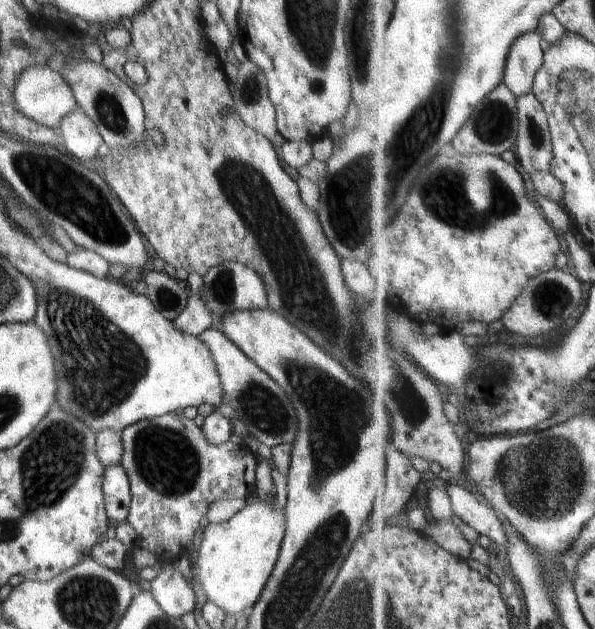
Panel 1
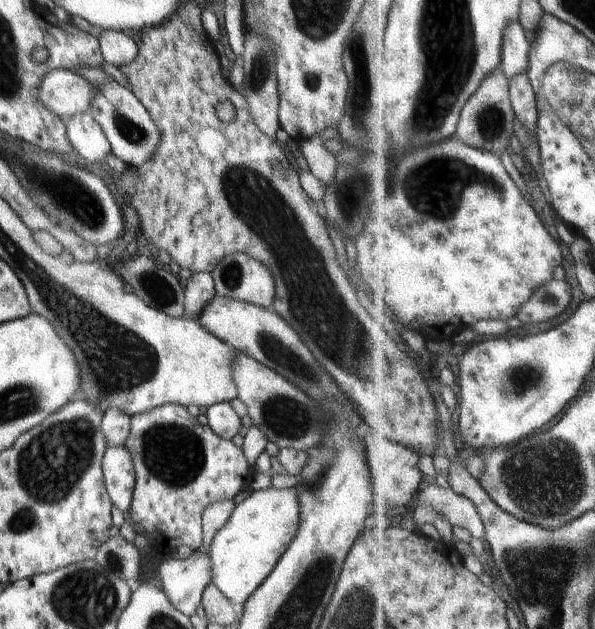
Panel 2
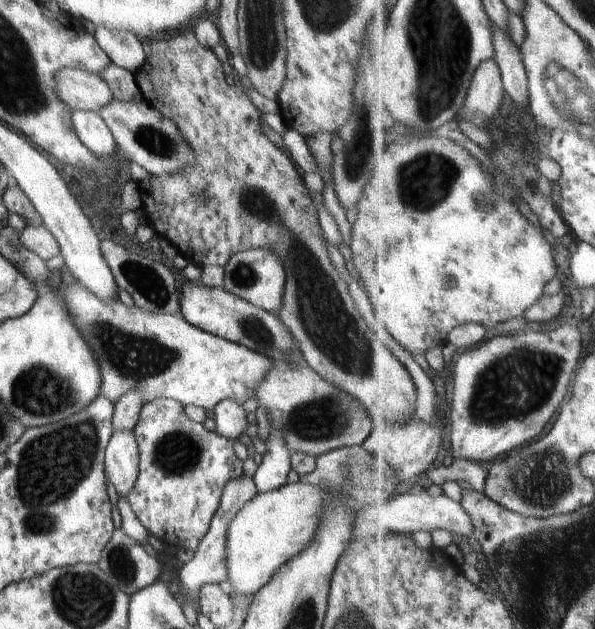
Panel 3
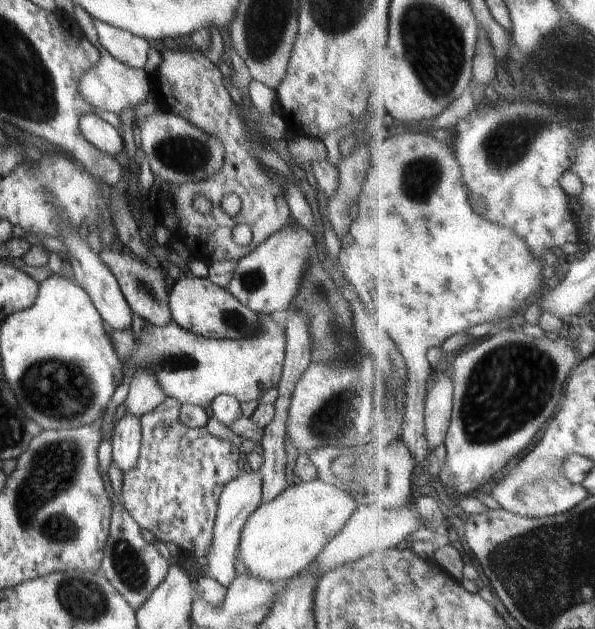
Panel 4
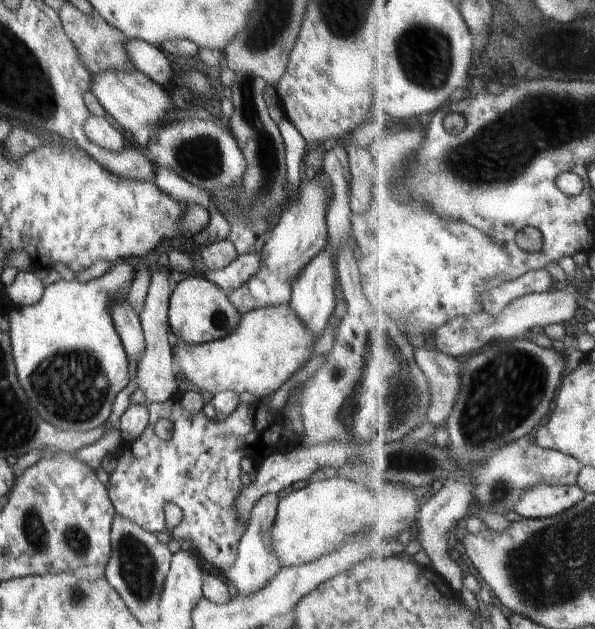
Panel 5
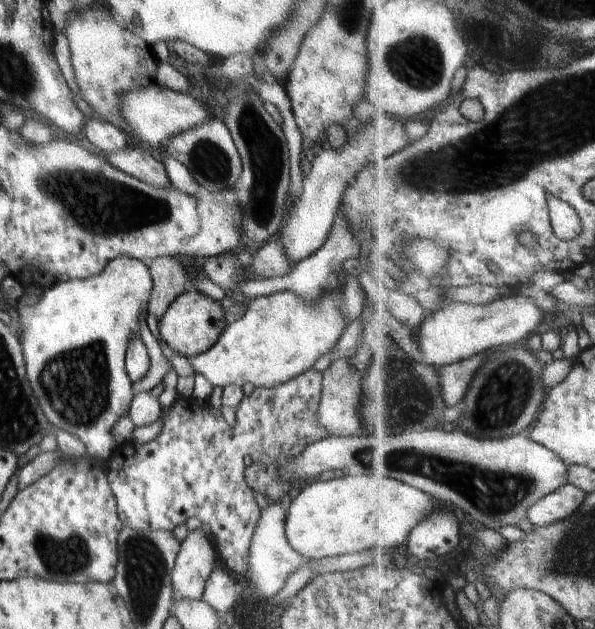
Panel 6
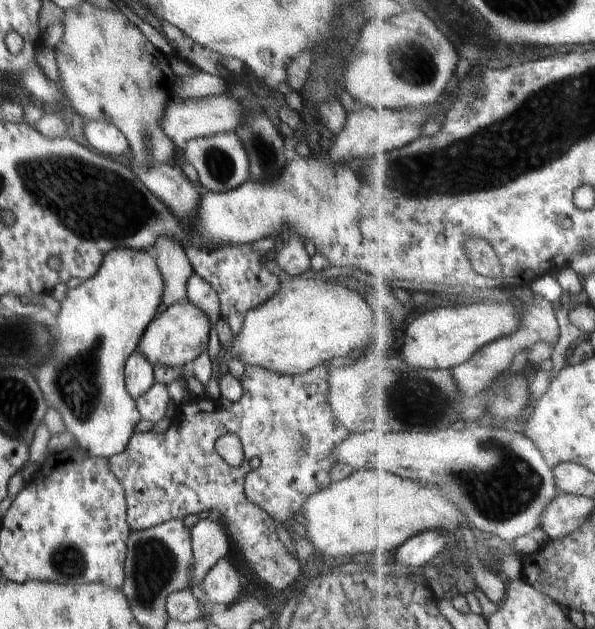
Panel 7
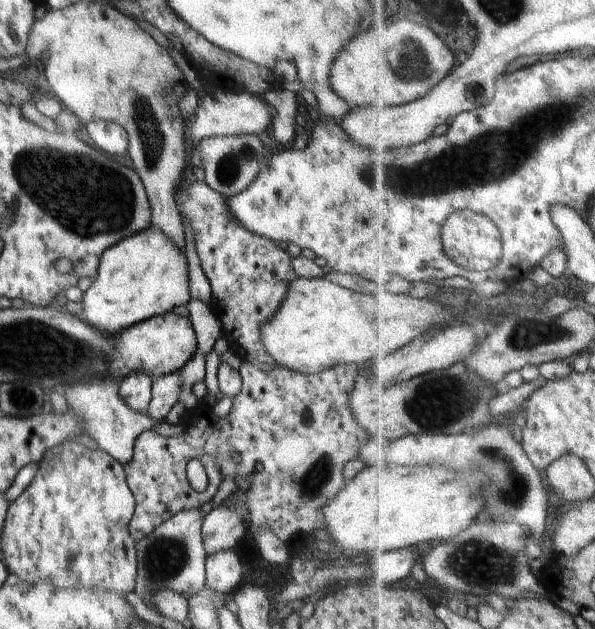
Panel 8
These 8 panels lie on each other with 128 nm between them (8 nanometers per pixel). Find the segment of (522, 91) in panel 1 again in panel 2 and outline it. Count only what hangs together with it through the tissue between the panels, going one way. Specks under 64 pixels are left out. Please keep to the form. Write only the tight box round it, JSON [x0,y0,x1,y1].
[501,21,533,81]

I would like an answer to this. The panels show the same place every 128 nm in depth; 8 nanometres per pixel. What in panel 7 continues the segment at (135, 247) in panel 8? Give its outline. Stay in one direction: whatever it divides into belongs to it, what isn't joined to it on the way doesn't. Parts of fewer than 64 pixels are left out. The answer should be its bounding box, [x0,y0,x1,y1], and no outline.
[38,248,164,459]

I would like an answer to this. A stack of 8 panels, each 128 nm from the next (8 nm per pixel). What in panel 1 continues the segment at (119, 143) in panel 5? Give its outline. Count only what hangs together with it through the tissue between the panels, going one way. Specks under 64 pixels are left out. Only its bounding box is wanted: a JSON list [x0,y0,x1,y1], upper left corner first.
[58,106,103,165]

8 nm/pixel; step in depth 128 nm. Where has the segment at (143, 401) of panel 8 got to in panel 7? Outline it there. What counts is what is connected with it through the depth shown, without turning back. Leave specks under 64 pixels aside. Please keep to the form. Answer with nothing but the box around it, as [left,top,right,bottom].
[125,349,155,400]

